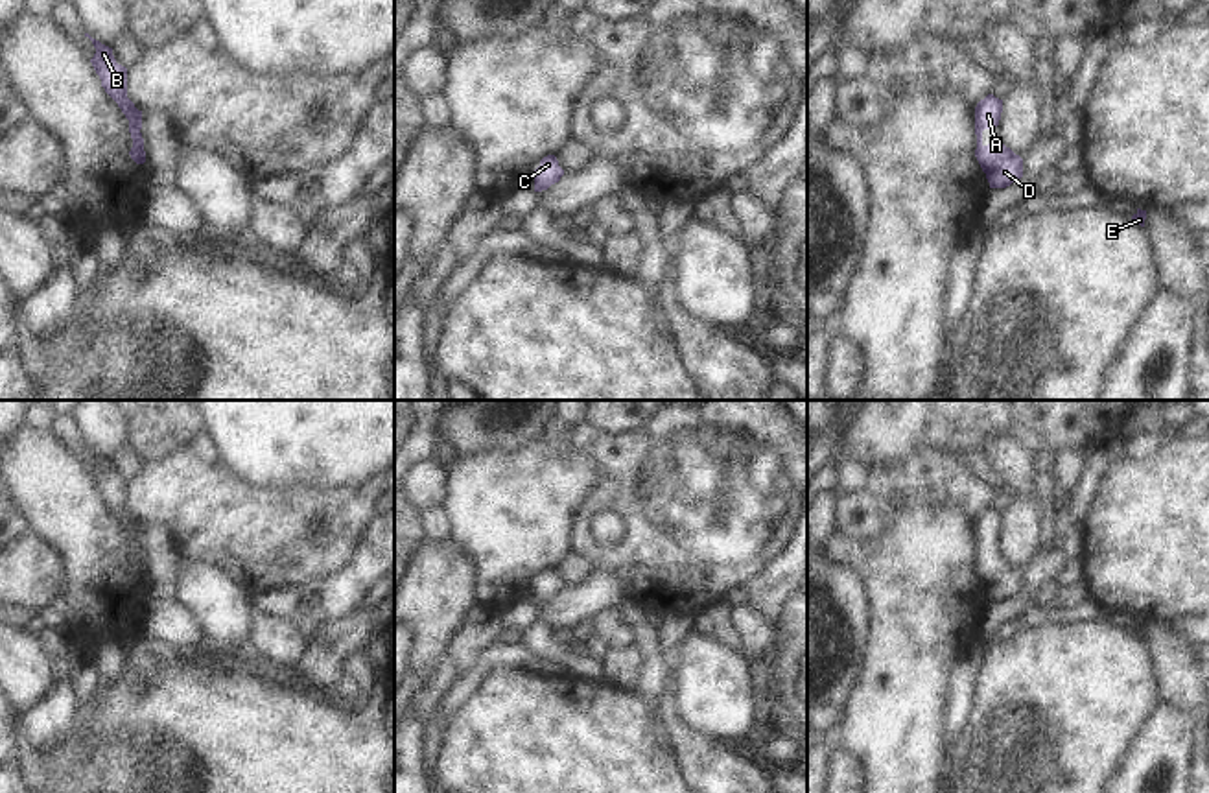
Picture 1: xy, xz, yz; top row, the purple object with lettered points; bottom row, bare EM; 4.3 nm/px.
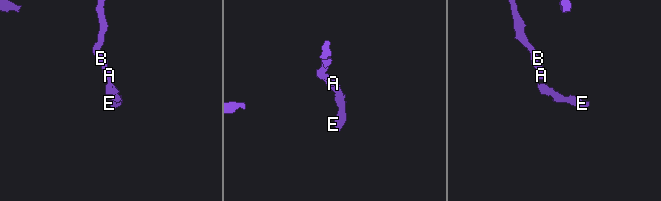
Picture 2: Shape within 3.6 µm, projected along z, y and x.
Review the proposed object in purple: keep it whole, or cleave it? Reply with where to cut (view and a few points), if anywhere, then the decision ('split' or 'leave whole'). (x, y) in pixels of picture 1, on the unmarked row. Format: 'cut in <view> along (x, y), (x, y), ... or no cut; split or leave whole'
no cut; leave whole

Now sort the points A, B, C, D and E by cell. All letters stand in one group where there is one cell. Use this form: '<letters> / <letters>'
A B C D E

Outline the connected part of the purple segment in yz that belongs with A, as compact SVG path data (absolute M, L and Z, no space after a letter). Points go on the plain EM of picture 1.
M988 507L975 520L975 570L986 586L990 601L1006 601L1023 590L1023 572L1004 557L982 557L982 544L995 542L1003 526L1003 513Z

